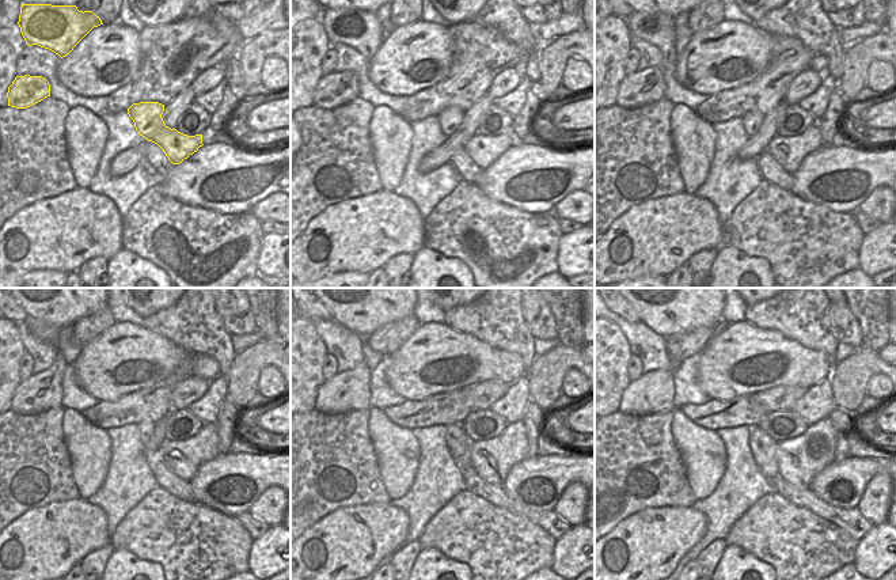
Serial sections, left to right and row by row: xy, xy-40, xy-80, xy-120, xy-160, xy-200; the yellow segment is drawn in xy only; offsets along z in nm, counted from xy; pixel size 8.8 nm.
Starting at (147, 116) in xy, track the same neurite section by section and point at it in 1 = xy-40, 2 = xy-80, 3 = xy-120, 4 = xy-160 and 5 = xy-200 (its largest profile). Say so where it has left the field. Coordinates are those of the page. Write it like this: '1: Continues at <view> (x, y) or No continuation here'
1: Continues at xy-40 (483, 150)
2: Continues at xy-80 (789, 151)
3: Continues at xy-120 (183, 457)
4: Continues at xy-160 (493, 458)
5: Continues at xy-200 (800, 459)

